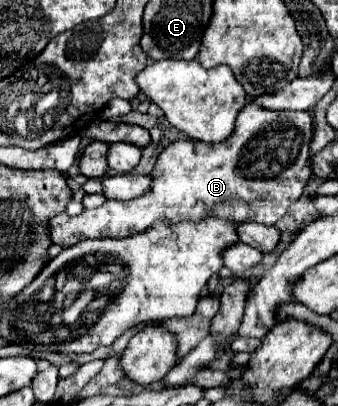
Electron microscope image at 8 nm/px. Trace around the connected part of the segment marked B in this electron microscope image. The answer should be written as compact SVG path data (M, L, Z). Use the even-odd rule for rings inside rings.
M254 100L252 102L246 102L246 106L240 110L238 118L236 118L236 128L232 132L232 136L224 142L224 144L200 144L196 140L176 140L172 142L170 146L166 146L162 150L162 154L158 156L158 162L154 166L154 172L152 172L152 192L148 196L140 196L140 198L134 198L134 200L128 200L128 202L122 202L122 200L106 200L100 208L94 208L94 210L84 210L82 214L78 216L68 216L68 214L60 214L60 216L54 216L52 218L52 224L50 224L50 232L52 232L52 242L54 244L60 244L60 246L72 246L80 240L86 240L86 238L126 238L126 236L134 236L138 232L144 232L148 228L152 228L154 222L166 222L166 224L178 224L178 222L184 222L184 220L192 220L192 222L198 222L198 220L206 220L208 216L216 216L222 218L222 220L234 220L234 222L260 222L260 224L266 224L266 226L274 226L284 214L286 210L290 208L292 202L296 202L308 180L312 178L312 172L310 172L310 142L314 138L314 122L312 122L312 116L310 112L276 112L276 110L268 110L268 108L262 108L260 104L256 104Z

